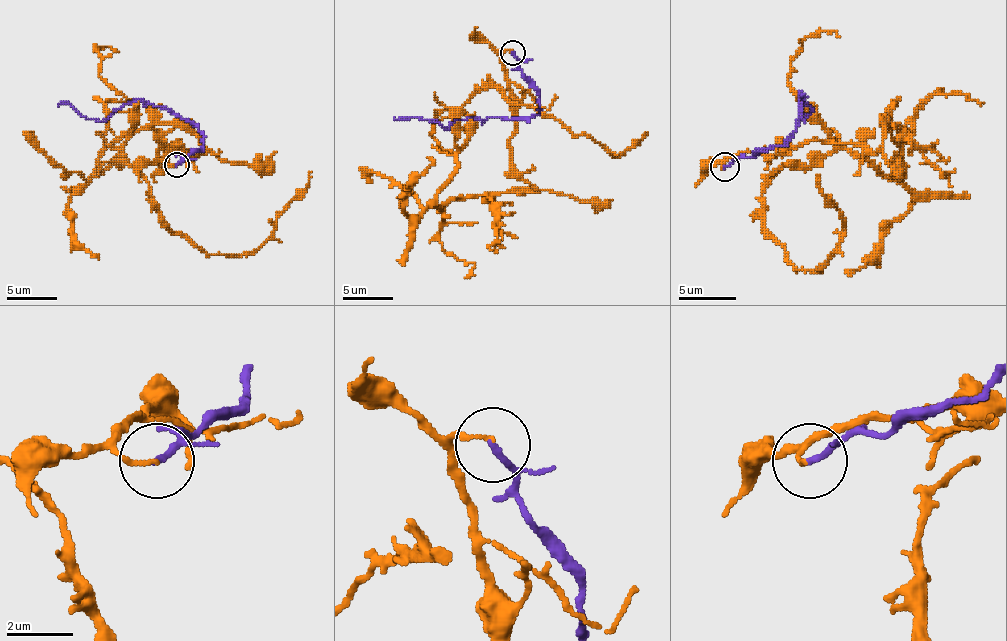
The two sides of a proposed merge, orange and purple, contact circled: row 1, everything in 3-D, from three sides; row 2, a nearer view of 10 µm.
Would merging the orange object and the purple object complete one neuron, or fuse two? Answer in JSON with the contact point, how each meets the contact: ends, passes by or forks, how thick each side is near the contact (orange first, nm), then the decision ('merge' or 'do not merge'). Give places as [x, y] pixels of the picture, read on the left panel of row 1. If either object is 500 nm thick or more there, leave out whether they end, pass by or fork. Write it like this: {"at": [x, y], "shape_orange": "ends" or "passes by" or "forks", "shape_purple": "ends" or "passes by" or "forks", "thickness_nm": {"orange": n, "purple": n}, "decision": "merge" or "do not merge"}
{"at": [177, 165], "shape_orange": "ends", "shape_purple": "ends", "thickness_nm": {"orange": 110, "purple": 200}, "decision": "do not merge"}

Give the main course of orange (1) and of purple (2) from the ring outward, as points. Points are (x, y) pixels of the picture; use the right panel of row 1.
1: (724, 166), (874, 152), (885, 120), (894, 175), (845, 149), (761, 189), (799, 270), (842, 241), (816, 175)
2: (724, 166), (736, 157), (782, 146), (799, 120), (799, 91), (810, 108), (805, 117), (799, 97)

